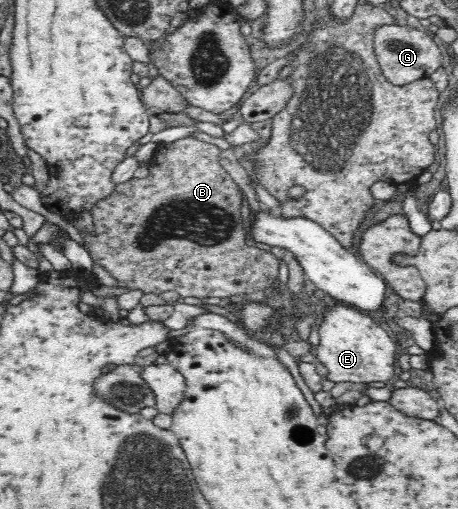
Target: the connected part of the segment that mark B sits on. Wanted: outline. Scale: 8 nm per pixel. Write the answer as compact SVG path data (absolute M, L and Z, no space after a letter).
M181 138L170 143L157 143L157 151L149 162L149 175L144 178L131 178L129 181L117 184L115 191L105 199L99 199L91 209L93 229L91 231L78 230L83 242L81 245L89 252L92 263L103 267L109 275L117 281L118 287L129 290L141 290L144 293L163 293L163 291L177 291L181 297L233 297L233 295L257 297L278 279L280 262L271 254L256 247L247 245L247 220L241 215L243 195L231 175L219 165L219 148L211 143Z

